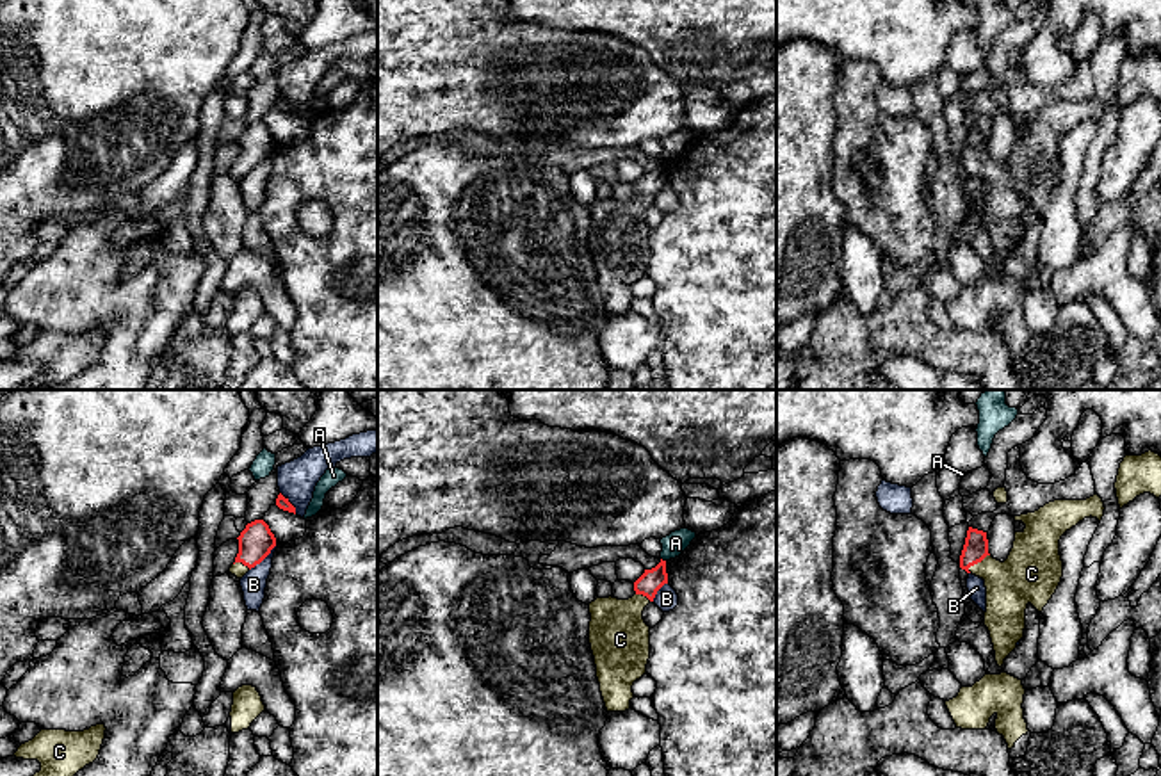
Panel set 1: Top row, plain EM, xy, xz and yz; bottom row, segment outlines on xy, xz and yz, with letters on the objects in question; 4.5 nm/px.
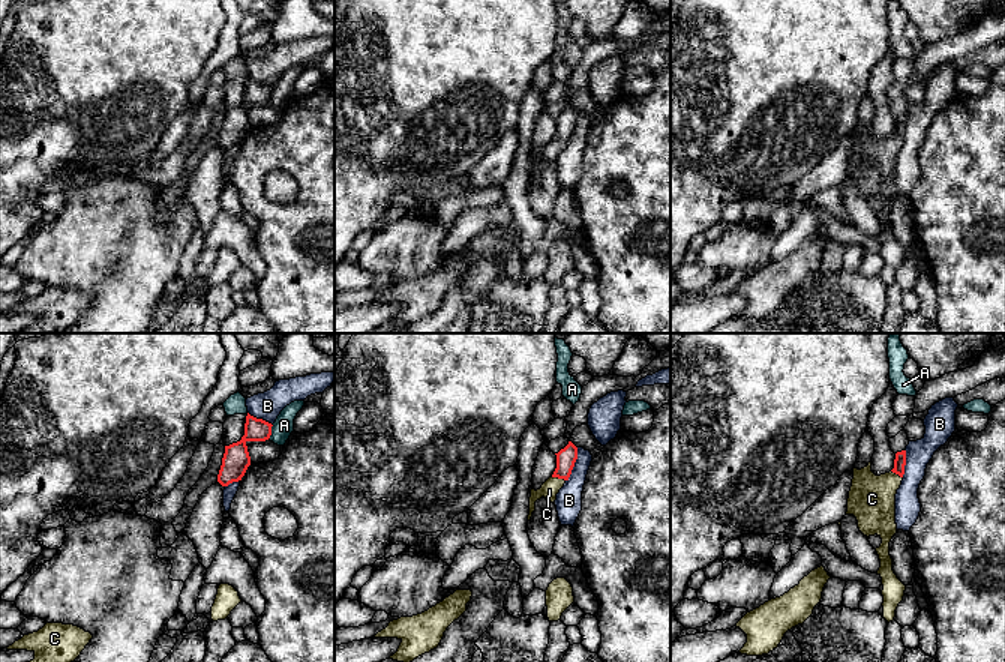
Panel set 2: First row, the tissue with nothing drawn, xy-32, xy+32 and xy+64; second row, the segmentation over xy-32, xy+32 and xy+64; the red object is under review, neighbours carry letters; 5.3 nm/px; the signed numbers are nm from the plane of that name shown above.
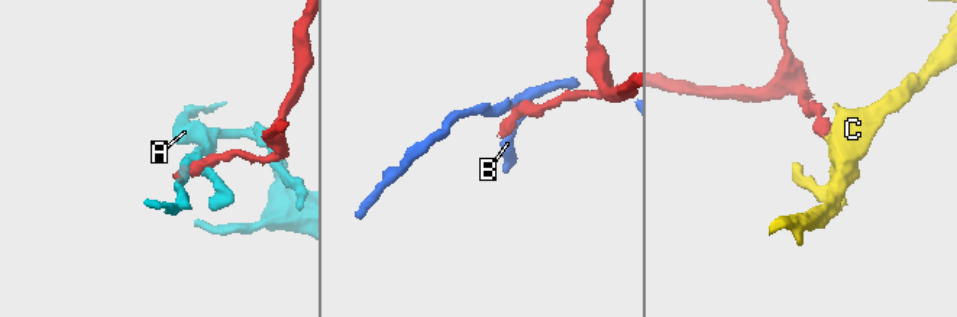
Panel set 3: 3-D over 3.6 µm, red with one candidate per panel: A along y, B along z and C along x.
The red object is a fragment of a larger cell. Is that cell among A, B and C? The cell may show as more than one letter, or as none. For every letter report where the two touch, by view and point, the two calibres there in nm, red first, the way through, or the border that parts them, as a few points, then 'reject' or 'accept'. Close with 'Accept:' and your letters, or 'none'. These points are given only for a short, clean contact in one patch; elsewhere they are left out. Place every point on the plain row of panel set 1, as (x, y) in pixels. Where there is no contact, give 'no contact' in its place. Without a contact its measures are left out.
A: xz (661, 161) | 100/100 nm | along xz (661, 159), (665, 162) | reject
B: xy (264, 159) | 160/120 nm | reject
C: yz (978, 162) | 110/260 nm | across yz (974, 152), (978, 162), (996, 175), (1031, 175) | accept
Accept: C

